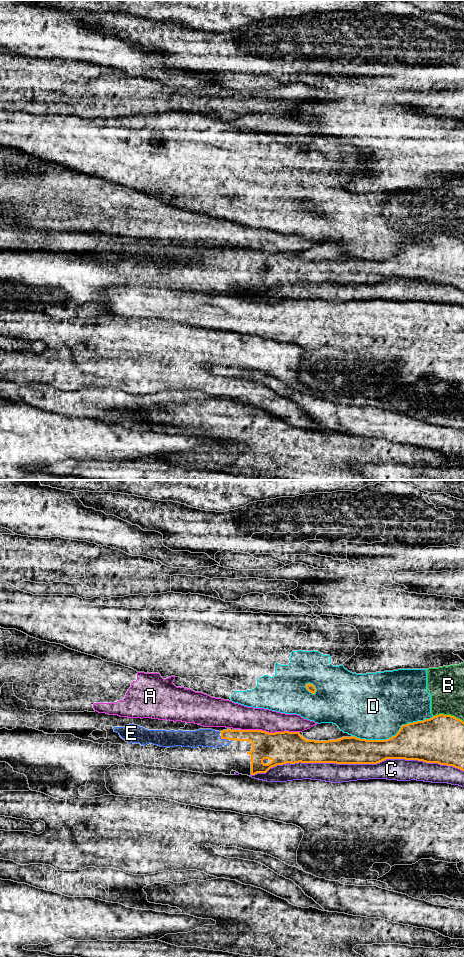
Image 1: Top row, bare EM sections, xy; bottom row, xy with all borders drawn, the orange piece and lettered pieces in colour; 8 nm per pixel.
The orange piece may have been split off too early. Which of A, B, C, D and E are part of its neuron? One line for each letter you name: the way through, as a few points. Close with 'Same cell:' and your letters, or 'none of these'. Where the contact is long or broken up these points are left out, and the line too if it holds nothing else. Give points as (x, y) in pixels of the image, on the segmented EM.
Same cell: E

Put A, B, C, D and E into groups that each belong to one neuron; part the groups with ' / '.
A / B D / C / E

